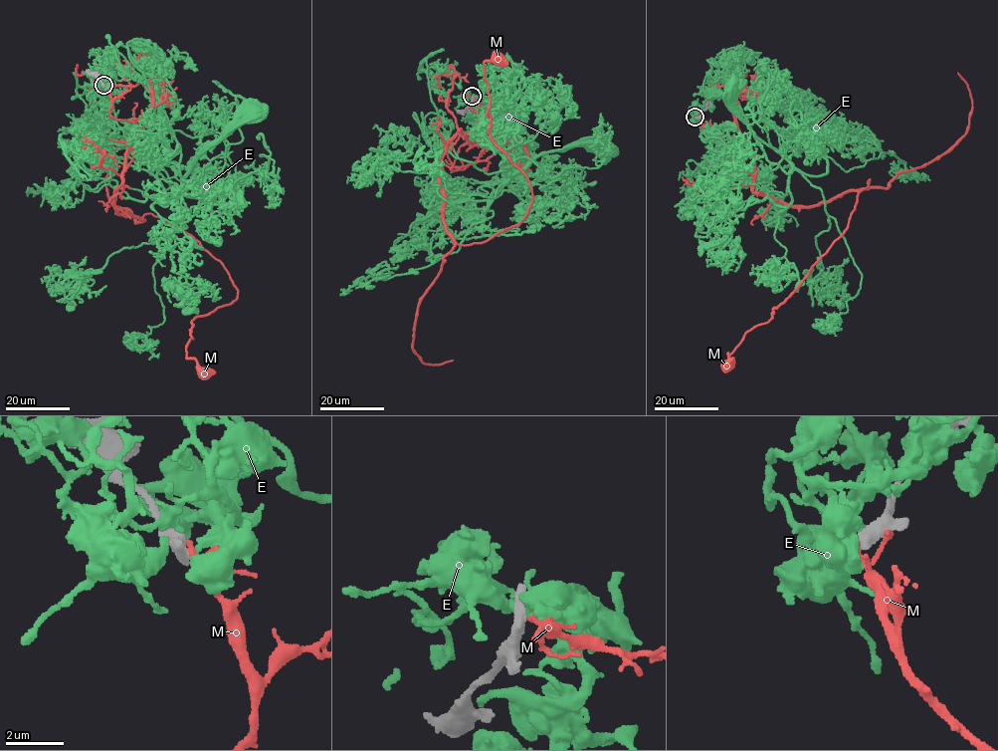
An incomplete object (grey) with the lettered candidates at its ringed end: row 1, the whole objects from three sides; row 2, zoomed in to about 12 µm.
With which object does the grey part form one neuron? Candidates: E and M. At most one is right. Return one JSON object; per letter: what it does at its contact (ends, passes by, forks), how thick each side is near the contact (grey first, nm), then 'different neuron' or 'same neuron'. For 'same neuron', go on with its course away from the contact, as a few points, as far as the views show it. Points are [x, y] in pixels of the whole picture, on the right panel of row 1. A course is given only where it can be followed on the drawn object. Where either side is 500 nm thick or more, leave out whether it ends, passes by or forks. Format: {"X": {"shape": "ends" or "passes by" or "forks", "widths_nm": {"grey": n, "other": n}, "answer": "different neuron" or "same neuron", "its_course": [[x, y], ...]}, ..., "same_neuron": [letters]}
{"E": {"widths_nm": {"grey": 500, "other": 500}, "answer": "different neuron"}, "M": {"widths_nm": {"grey": 550, "other": 160}, "answer": "different neuron"}, "same_neuron": []}

